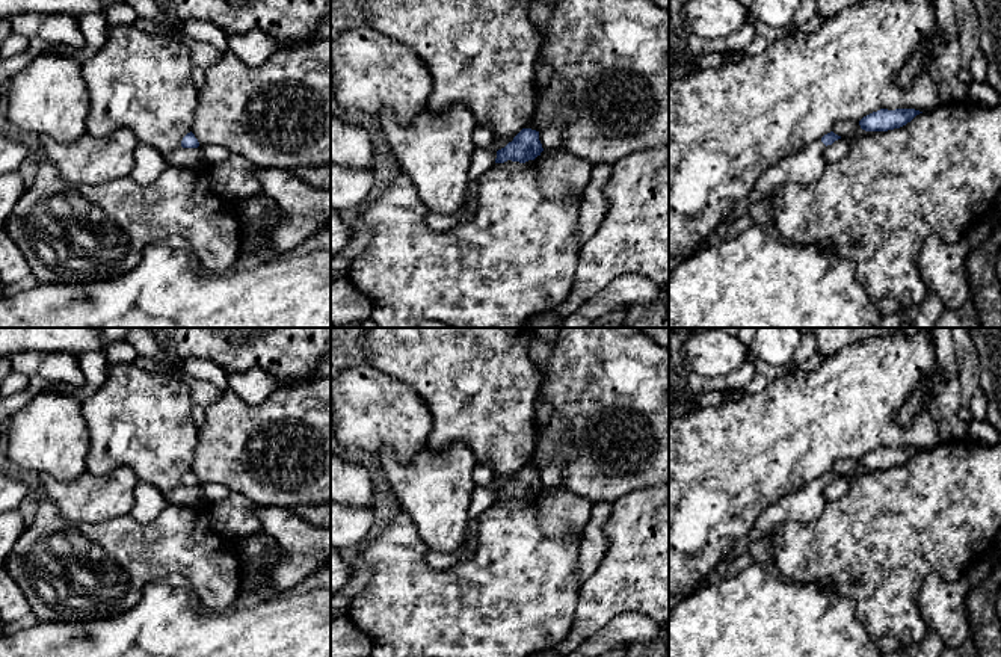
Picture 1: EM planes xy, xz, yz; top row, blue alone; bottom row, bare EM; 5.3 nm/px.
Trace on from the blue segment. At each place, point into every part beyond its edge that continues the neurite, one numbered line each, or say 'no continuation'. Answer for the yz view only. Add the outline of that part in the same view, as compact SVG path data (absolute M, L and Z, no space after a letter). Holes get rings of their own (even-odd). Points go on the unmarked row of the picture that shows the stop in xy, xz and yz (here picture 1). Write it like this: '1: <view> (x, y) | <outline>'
1: yz (806, 503) | M818 477L764 509L749 535L740 539L732 551L720 559L717 566L699 583L698 589L716 585L726 578L732 572L732 562L746 553L753 541L768 536L776 526L790 520L809 523L820 517L824 504L827 503L824 486L826 483Z

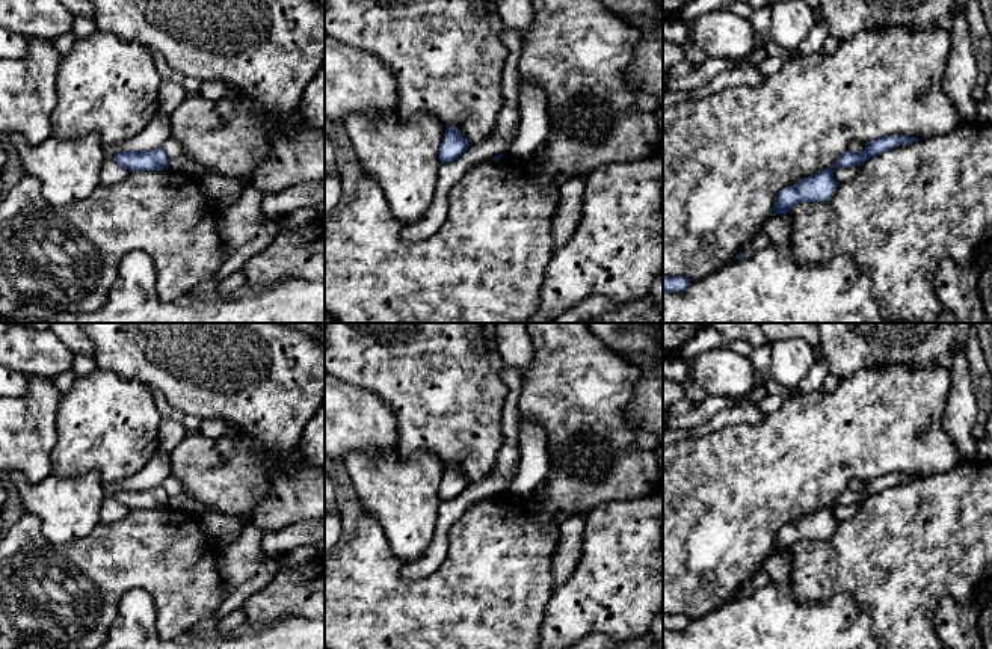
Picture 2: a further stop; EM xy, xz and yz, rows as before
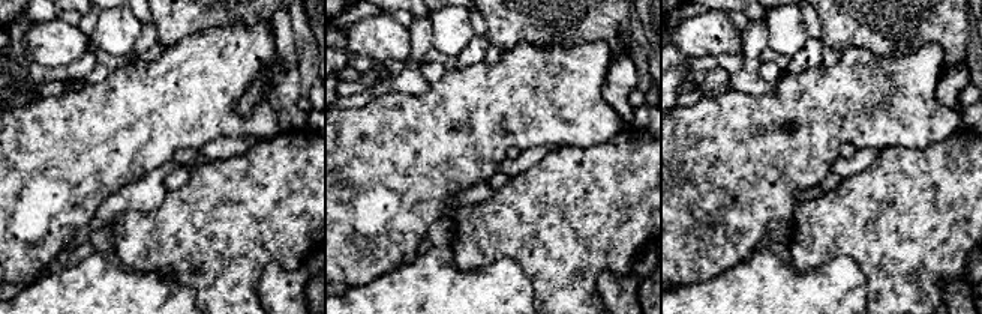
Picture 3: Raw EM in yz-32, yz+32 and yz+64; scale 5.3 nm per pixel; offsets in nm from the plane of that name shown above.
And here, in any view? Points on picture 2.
no continuation

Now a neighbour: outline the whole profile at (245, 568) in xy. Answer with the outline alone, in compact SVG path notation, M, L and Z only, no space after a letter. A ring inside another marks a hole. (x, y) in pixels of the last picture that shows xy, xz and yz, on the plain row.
M243 519L240 534L230 543L216 548L217 571L226 589L213 617L222 619L242 608L245 601L261 590L281 569L281 555L270 555L263 549L263 531Z

